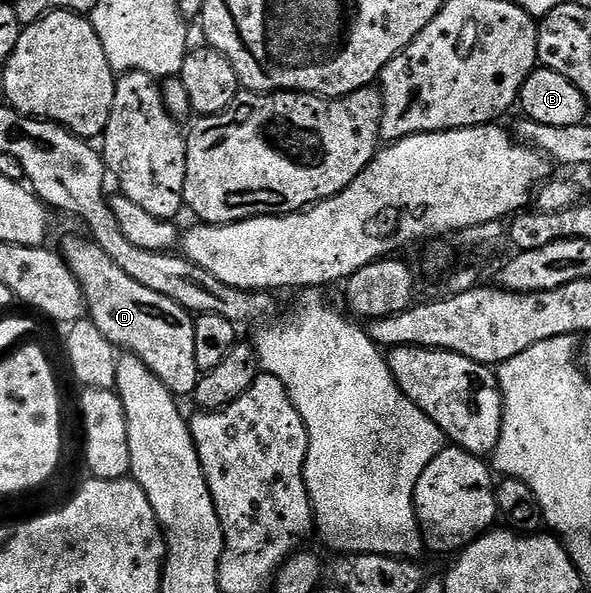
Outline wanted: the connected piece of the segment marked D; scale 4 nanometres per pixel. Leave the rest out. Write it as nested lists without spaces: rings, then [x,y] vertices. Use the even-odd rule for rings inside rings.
[[[87,241],[88,243],[68,243],[62,248],[62,254],[68,267],[74,273],[74,277],[80,282],[80,287],[84,290],[84,302],[86,304],[87,318],[94,321],[94,325],[98,325],[98,329],[102,329],[102,333],[106,333],[106,337],[118,349],[123,349],[125,352],[136,355],[143,361],[149,369],[158,377],[158,381],[162,381],[162,385],[166,385],[172,390],[172,394],[177,397],[195,396],[196,386],[202,378],[202,373],[198,369],[198,361],[194,361],[194,319],[193,316],[186,310],[182,309],[182,305],[178,305],[174,301],[170,301],[170,297],[162,297],[162,293],[154,293],[154,289],[146,289],[146,285],[138,285],[138,281],[134,281],[134,277],[126,277],[126,273],[122,269],[118,269],[118,265],[114,265],[114,261],[110,261],[110,256],[104,252],[95,241]]]

